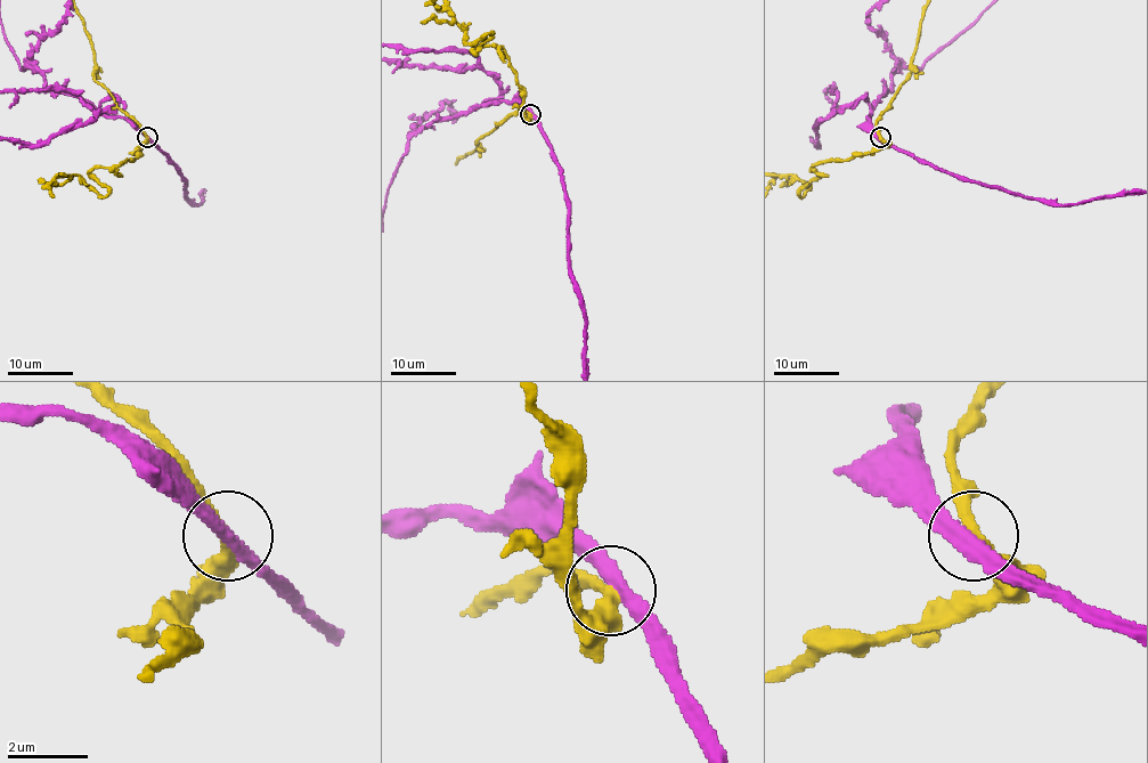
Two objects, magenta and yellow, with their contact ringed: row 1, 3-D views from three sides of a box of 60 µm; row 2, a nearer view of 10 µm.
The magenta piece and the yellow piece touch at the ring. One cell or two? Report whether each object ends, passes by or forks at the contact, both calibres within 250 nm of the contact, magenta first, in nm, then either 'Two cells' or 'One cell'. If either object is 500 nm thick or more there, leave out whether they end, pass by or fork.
At the ring magenta passes by. At the ring yellow passes by. Thickness 320 nm (magenta) against 340 nm. Two cells

